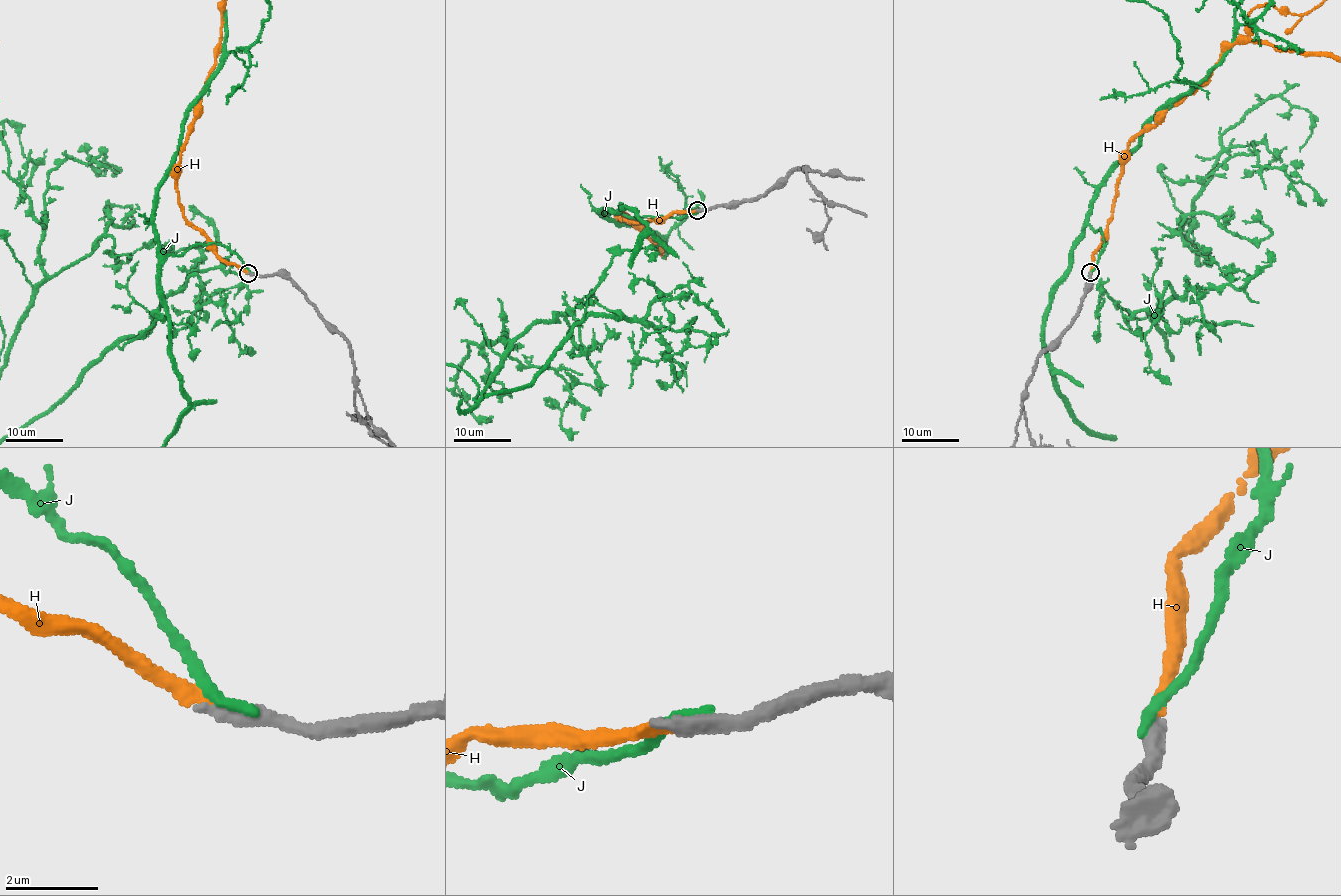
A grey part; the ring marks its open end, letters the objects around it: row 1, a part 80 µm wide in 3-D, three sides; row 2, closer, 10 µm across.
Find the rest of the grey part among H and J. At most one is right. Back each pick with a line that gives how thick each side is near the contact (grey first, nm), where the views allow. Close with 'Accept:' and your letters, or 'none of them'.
H: 360/280 nm
Accept: H

